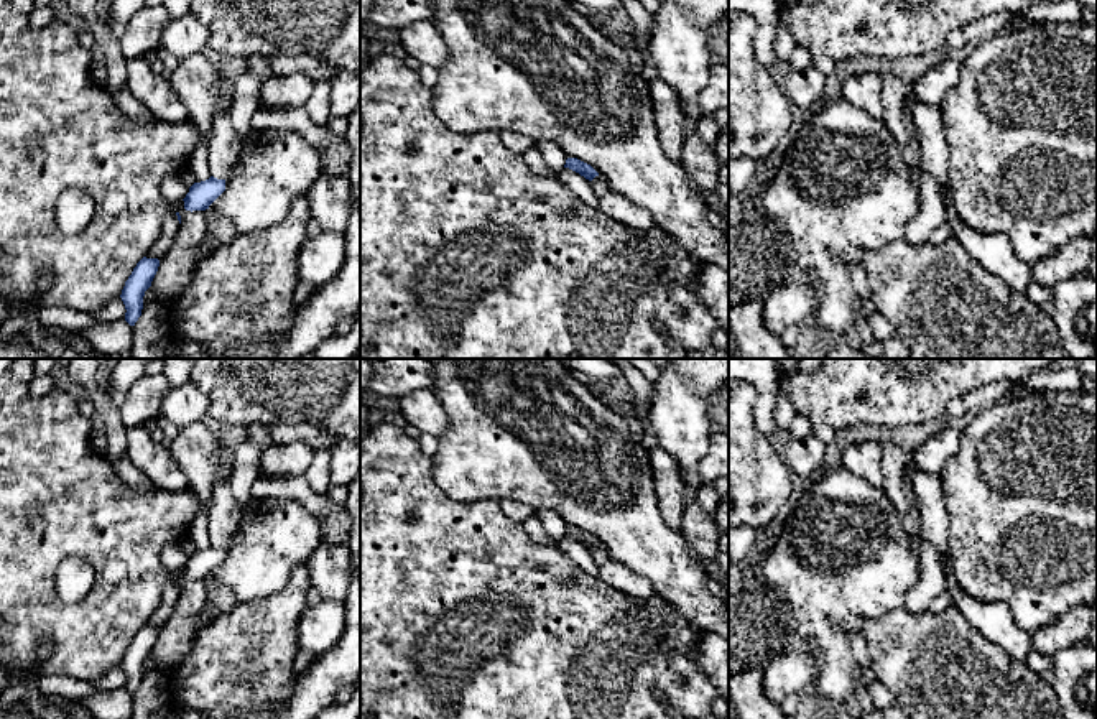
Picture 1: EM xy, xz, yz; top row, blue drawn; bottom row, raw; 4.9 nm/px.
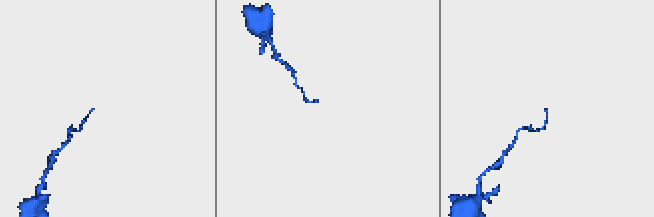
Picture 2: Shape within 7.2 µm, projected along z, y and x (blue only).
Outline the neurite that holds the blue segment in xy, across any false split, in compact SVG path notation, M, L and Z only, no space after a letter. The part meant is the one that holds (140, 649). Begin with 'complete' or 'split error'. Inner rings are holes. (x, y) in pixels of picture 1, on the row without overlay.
complete; M143 625L133 637L128 648L125 650L120 666L127 678L125 689L130 694L135 694L135 691L141 684L143 665L145 665L145 660L151 655L151 650L158 640L158 635L160 635L158 627Z

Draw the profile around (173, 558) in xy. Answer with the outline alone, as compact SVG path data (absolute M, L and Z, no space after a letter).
M169 543L161 550L160 554L161 564L174 574L176 571L183 569L189 561L189 556L179 548L178 543Z

